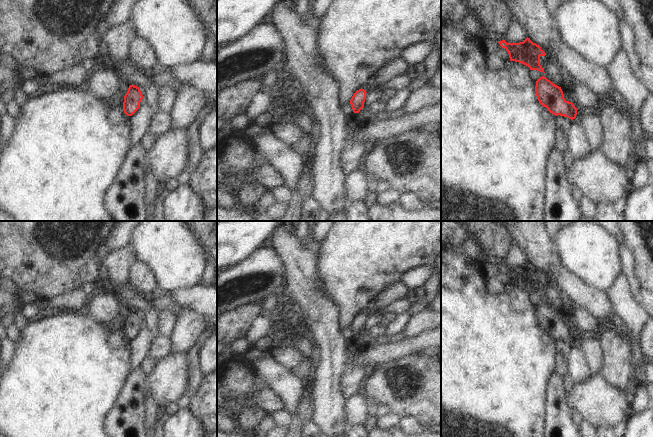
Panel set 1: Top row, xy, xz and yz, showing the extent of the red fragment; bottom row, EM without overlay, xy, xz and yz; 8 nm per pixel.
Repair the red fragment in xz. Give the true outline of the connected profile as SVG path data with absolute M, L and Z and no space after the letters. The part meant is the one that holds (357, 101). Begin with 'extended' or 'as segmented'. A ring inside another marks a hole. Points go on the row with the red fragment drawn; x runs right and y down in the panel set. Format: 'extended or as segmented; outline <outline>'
as segmented; outline M361 88L353 94L350 104L354 113L359 113L360 110L364 107L366 93L366 90Z

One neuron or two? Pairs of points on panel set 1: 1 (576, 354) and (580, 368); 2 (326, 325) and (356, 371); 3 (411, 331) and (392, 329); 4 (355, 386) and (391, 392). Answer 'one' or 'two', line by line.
1: one
2: two
3: two
4: two

